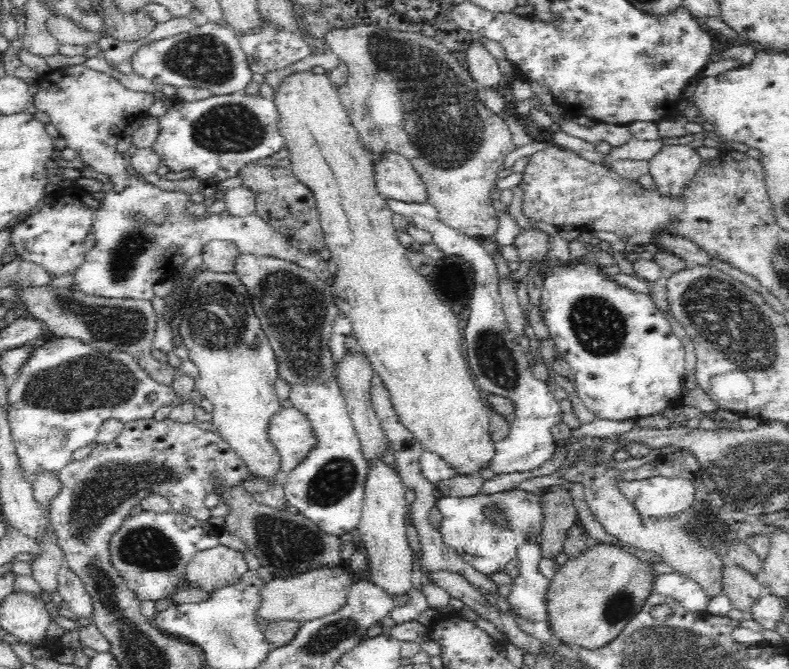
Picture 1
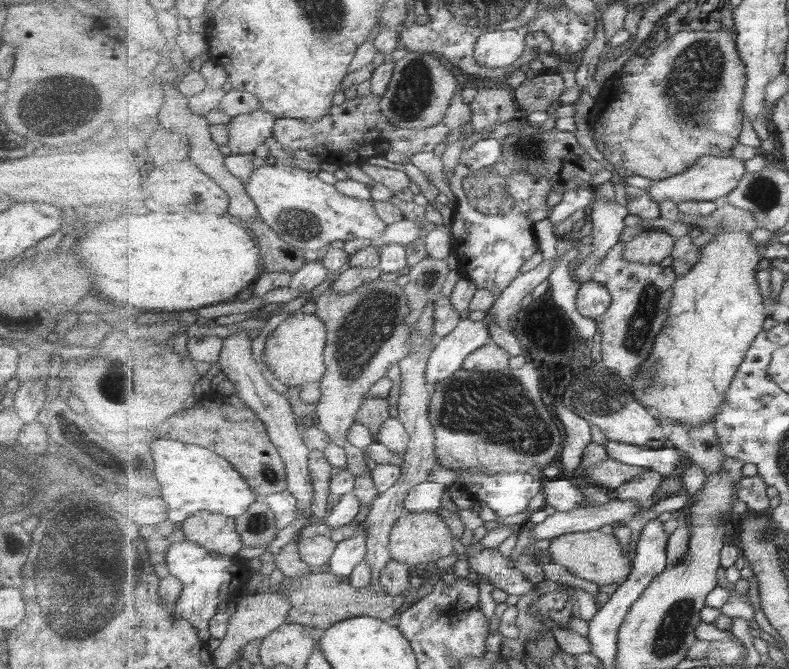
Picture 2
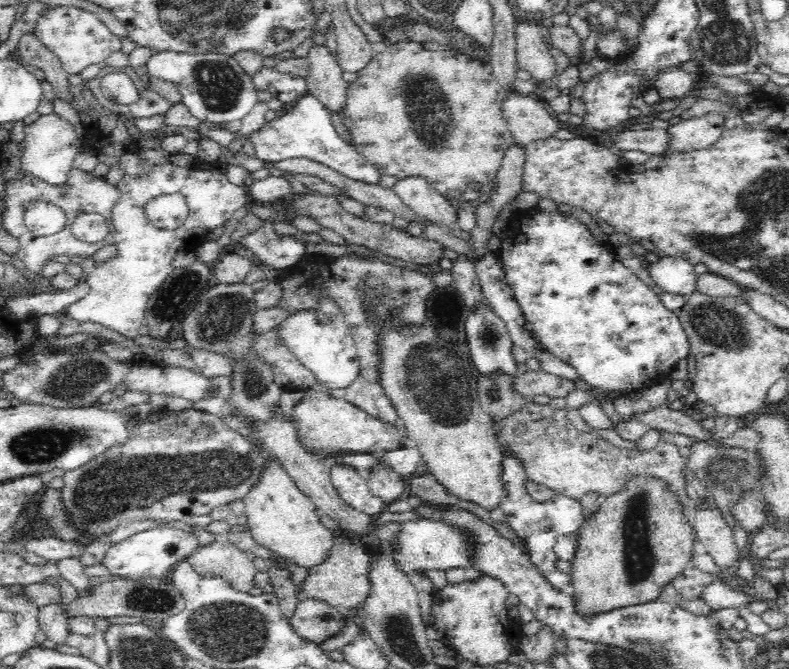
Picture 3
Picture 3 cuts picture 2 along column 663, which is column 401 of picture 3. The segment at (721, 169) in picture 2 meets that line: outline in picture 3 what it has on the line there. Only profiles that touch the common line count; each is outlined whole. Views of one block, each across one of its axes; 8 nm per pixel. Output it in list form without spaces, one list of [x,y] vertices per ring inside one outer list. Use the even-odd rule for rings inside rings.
[[[425,178],[398,179],[391,188],[411,212],[435,225],[456,228],[458,207],[436,190]]]

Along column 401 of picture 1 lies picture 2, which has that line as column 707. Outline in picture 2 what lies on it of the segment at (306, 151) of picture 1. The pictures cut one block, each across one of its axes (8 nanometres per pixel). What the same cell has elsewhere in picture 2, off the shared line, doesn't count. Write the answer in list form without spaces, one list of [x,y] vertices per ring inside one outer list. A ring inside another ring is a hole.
[[[733,229],[733,231],[716,234],[707,245],[701,247],[701,259],[697,261],[693,269],[689,273],[677,277],[675,287],[673,287],[673,299],[671,299],[671,304],[669,304],[669,316],[665,321],[664,329],[656,336],[653,353],[640,367],[639,376],[633,378],[633,382],[629,382],[631,388],[633,388],[632,392],[636,395],[636,399],[651,410],[655,418],[665,419],[669,423],[681,422],[684,426],[691,426],[692,428],[714,422],[718,410],[724,404],[726,391],[732,386],[733,380],[741,364],[744,362],[749,348],[751,348],[753,341],[756,340],[759,333],[763,332],[763,326],[765,326],[765,320],[767,320],[767,314],[765,313],[765,308],[763,308],[763,296],[759,292],[759,282],[757,282],[757,266],[761,264],[762,260],[763,251],[761,245],[751,239],[750,232],[743,229]]]

